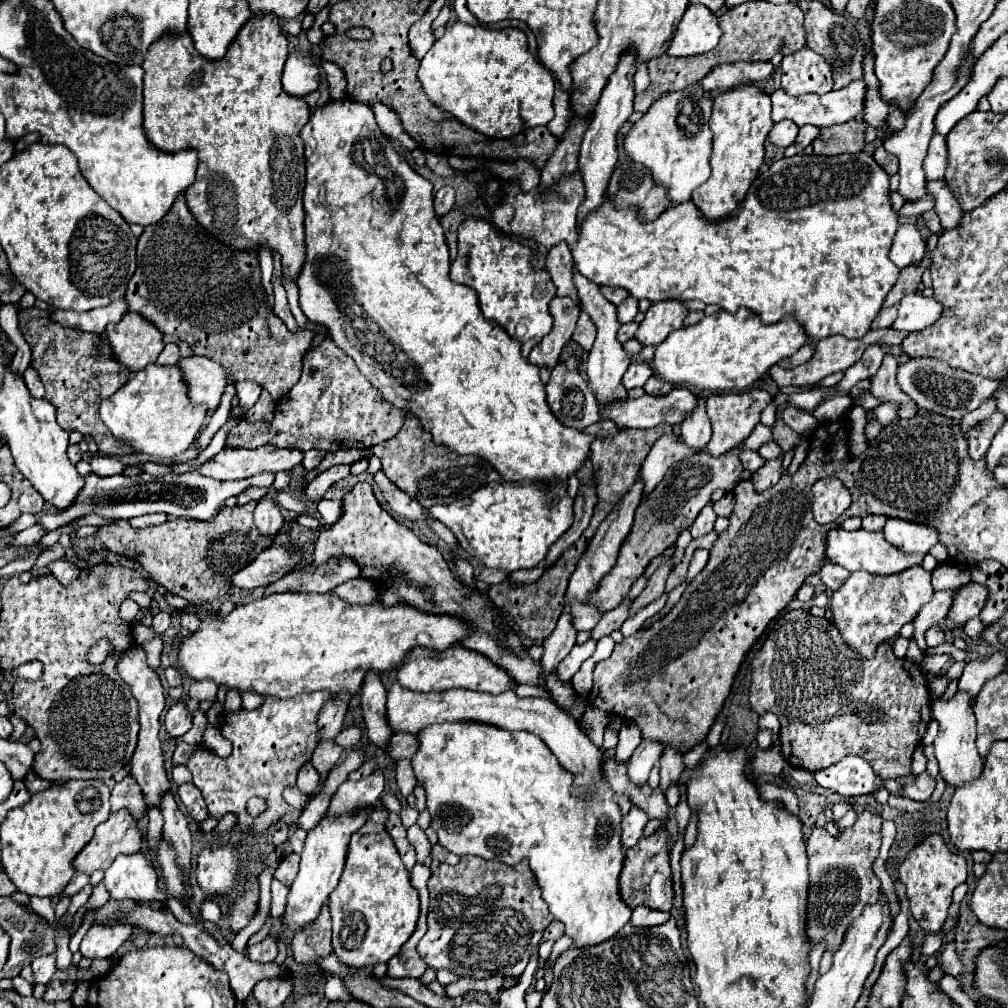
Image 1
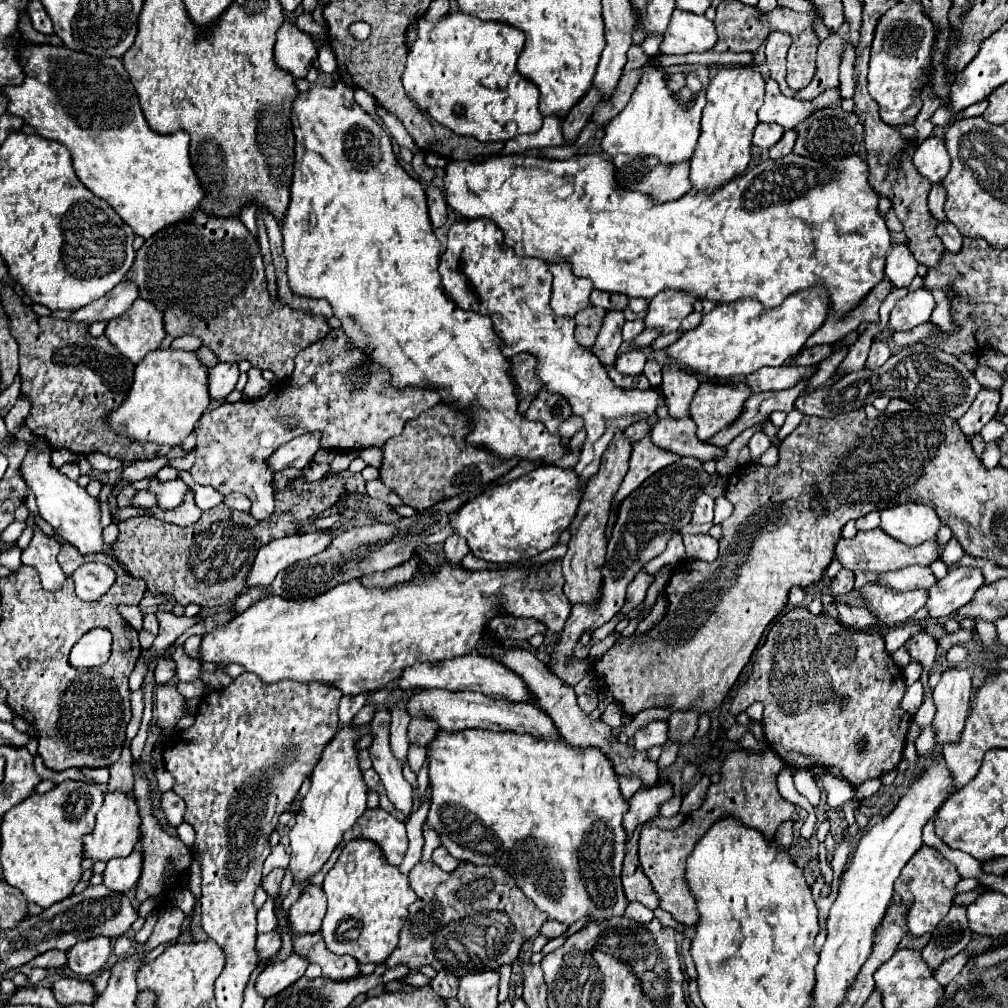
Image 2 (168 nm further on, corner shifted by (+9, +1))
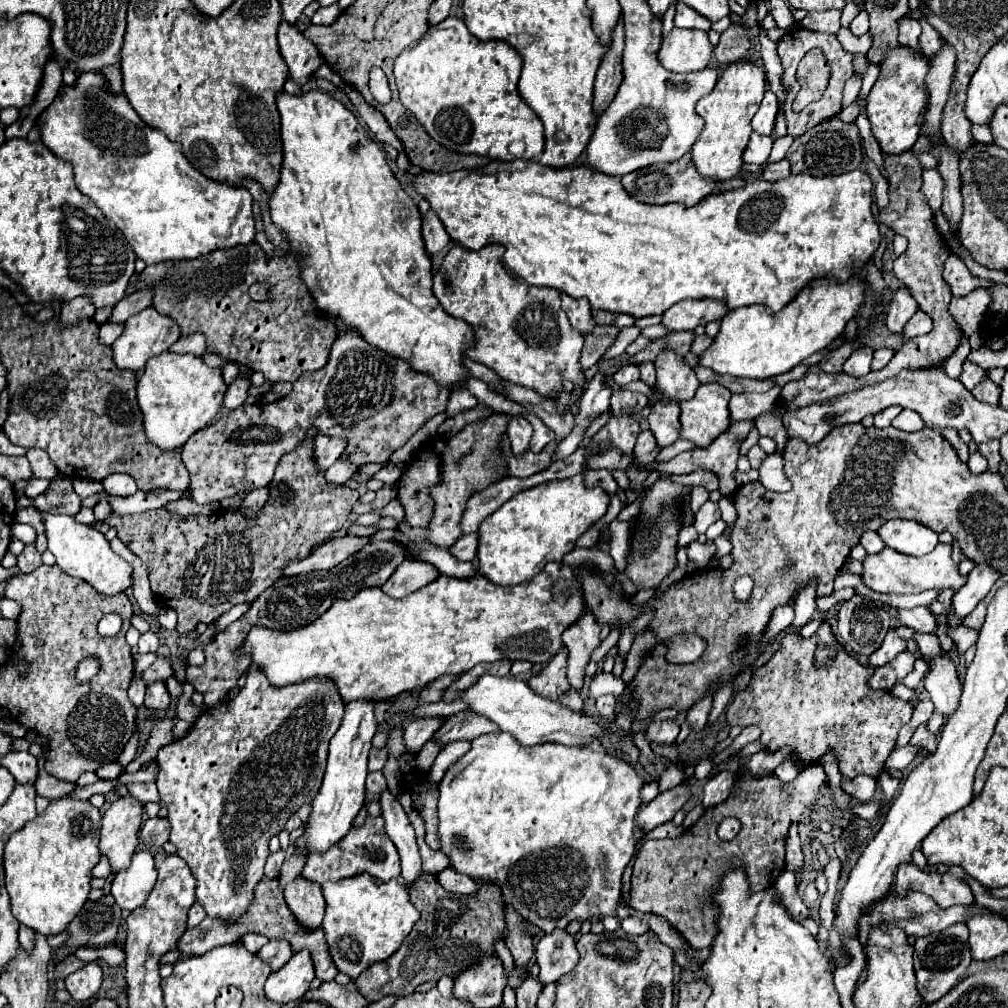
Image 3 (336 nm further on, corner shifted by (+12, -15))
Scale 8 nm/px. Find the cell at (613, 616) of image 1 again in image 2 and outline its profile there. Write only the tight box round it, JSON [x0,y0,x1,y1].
[618,570,654,616]

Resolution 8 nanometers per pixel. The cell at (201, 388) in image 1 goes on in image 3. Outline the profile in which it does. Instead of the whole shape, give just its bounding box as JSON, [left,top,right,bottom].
[223,378,251,410]

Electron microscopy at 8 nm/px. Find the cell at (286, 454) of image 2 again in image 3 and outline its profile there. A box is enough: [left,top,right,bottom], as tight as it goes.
[315,434,347,470]

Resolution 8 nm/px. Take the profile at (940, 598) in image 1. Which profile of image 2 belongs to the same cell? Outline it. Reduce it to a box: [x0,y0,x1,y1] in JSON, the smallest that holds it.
[926,568,984,618]

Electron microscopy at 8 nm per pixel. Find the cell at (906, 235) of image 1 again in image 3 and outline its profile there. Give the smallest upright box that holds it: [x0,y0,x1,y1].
[887,288,917,334]

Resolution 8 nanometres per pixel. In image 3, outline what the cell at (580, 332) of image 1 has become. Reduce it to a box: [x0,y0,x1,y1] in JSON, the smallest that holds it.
[581,326,619,368]

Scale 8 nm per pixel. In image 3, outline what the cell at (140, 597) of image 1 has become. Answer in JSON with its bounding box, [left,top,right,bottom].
[157,608,177,629]

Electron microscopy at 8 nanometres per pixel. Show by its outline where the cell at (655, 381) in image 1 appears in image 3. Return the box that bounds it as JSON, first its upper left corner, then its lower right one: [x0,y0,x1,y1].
[638,361,655,386]

